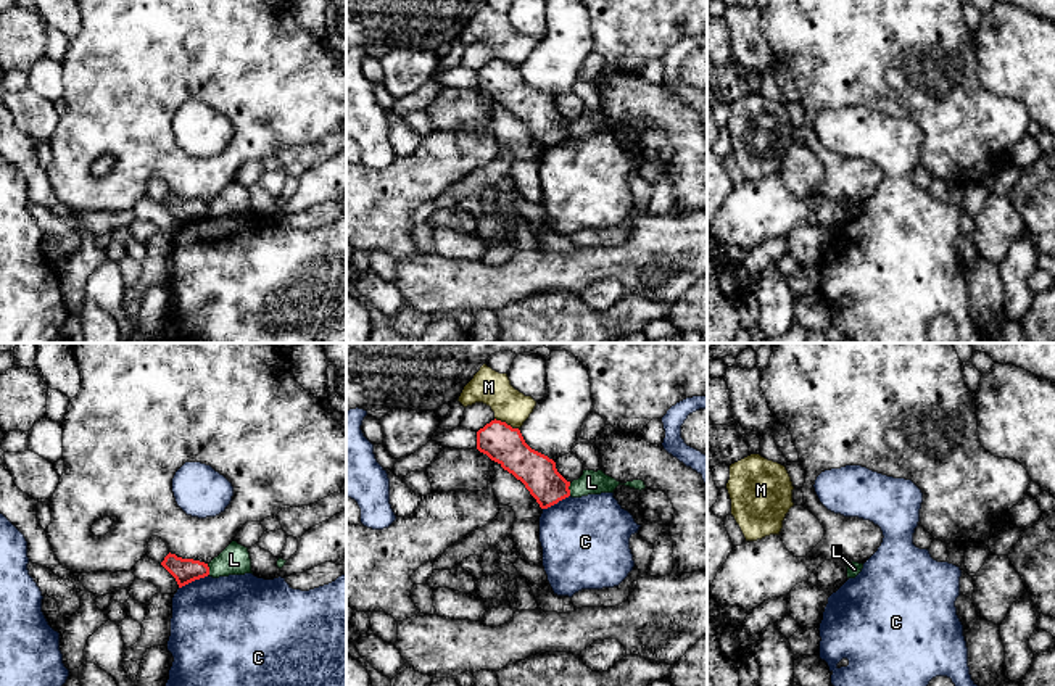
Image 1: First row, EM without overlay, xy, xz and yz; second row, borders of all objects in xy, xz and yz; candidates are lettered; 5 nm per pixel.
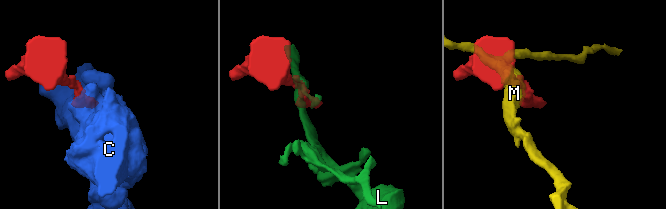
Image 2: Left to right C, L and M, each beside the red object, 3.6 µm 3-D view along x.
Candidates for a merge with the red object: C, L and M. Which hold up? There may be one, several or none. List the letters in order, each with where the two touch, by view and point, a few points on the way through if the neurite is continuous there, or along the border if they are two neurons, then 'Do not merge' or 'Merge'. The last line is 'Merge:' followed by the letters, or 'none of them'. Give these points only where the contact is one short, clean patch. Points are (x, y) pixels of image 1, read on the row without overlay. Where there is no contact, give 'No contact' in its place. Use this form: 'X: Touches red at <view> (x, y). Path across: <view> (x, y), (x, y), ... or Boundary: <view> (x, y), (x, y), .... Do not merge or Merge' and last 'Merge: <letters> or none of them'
C: Touches red at xy (194, 219). Boundary: xy (208, 213), (179, 227). Do not merge
L: Touches red at xz (569, 129). Boundary: xz (570, 123), (569, 134). Do not merge
M: Touches red at xz (506, 63). Boundary: xz (495, 57), (519, 70). Do not merge
Merge: none of them

